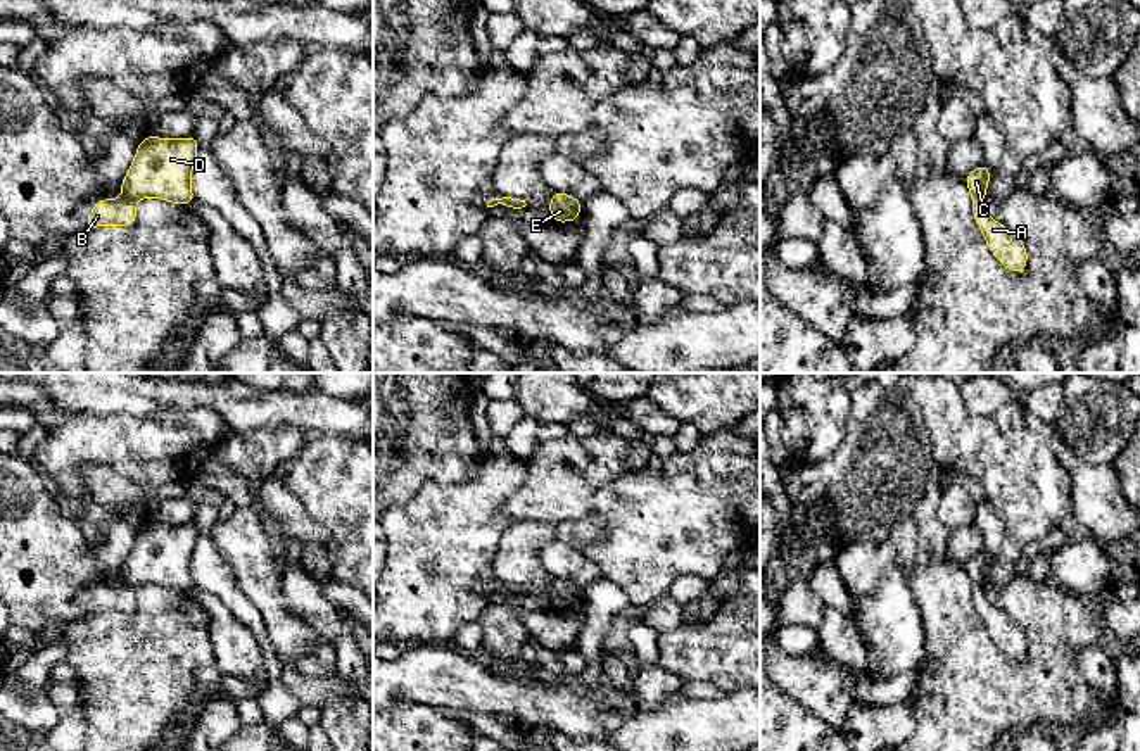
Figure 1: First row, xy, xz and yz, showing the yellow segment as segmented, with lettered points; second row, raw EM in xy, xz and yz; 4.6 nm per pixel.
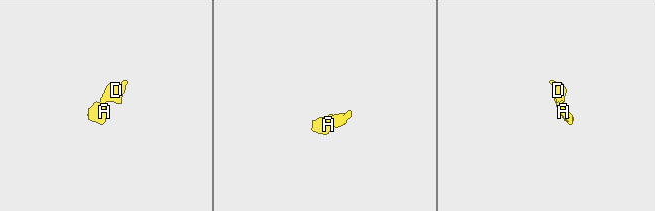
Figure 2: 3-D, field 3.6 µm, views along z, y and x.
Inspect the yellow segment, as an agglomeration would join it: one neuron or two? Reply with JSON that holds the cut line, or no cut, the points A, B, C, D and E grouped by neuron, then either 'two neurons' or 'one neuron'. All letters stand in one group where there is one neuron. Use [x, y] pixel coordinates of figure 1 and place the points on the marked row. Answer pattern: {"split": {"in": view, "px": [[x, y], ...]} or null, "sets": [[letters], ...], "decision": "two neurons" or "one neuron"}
{"split": null, "sets": [["A", "B", "C", "D", "E"]], "decision": "one neuron"}

